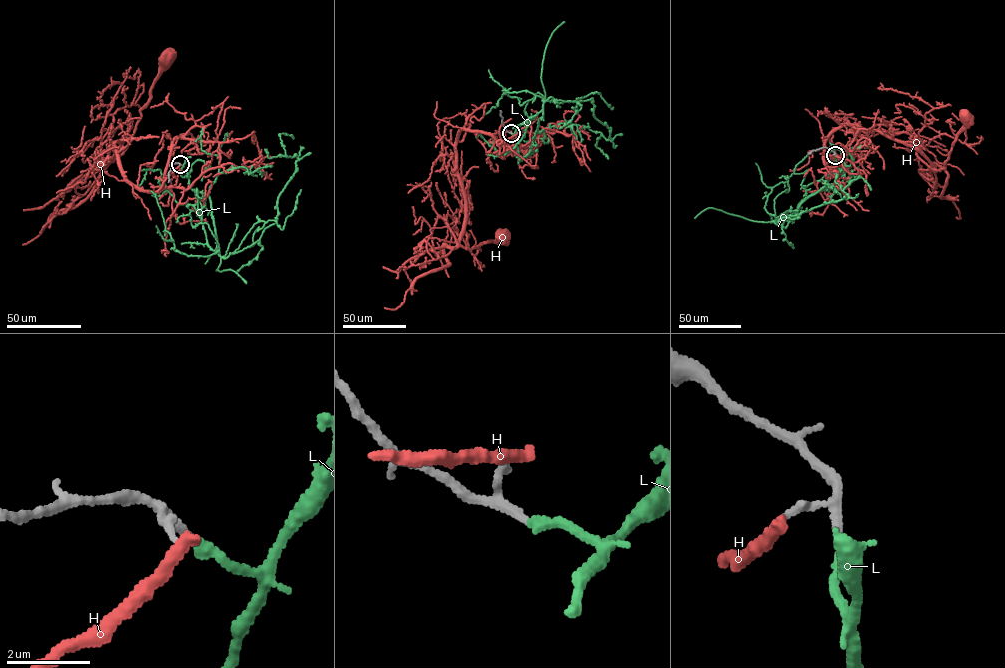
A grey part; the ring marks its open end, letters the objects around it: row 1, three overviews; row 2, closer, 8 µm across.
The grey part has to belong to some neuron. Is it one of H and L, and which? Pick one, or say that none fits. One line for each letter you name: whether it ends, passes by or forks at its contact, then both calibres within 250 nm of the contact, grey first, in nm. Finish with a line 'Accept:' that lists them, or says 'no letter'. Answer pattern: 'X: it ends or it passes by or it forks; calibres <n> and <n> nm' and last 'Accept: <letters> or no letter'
L: it ends; calibres 220 and 280 nm
Accept: L

